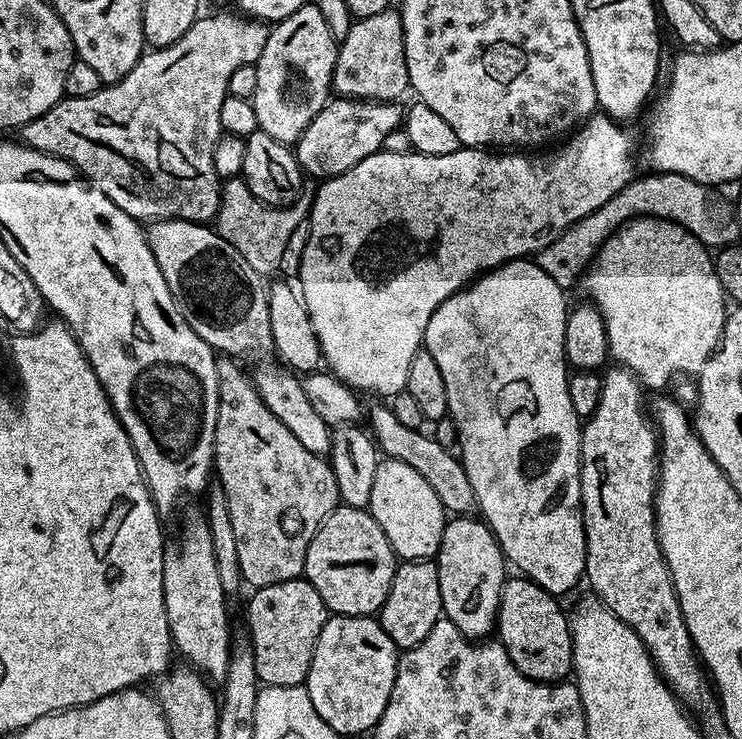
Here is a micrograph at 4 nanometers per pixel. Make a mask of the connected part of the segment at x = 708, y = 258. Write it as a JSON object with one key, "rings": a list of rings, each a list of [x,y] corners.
{"rings":[[[656,216],[629,220],[600,247],[582,277],[582,288],[588,291],[587,299],[595,304],[606,322],[609,357],[637,376],[645,389],[664,390],[673,378],[698,374],[720,347],[726,297],[724,287],[718,282],[713,253],[694,234],[674,222]]]}

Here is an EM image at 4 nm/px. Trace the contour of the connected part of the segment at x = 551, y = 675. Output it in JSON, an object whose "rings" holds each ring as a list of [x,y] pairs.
{"rings":[[[516,574],[505,579],[500,595],[500,609],[496,615],[495,631],[500,632],[498,643],[510,654],[510,662],[518,666],[522,674],[526,674],[531,680],[543,680],[545,682],[560,682],[564,675],[572,672],[572,626],[567,611],[560,609],[561,601],[547,592],[542,586],[529,580],[523,574]]]}

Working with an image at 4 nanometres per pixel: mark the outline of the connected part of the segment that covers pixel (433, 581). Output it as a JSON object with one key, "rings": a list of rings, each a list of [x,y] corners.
{"rings":[[[435,559],[405,560],[397,563],[394,582],[390,582],[390,594],[378,613],[382,630],[390,634],[397,649],[407,650],[418,646],[426,634],[430,634],[434,622],[442,618],[442,590],[438,590],[438,566]]]}

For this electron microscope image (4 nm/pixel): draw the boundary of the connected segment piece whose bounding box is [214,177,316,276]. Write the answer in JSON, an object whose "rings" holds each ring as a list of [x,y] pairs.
{"rings":[[[241,177],[227,180],[221,187],[220,208],[214,221],[216,231],[242,254],[244,260],[261,276],[268,276],[283,258],[286,248],[298,226],[307,221],[311,213],[315,185],[303,183],[300,197],[287,208],[269,208],[250,193]]]}

